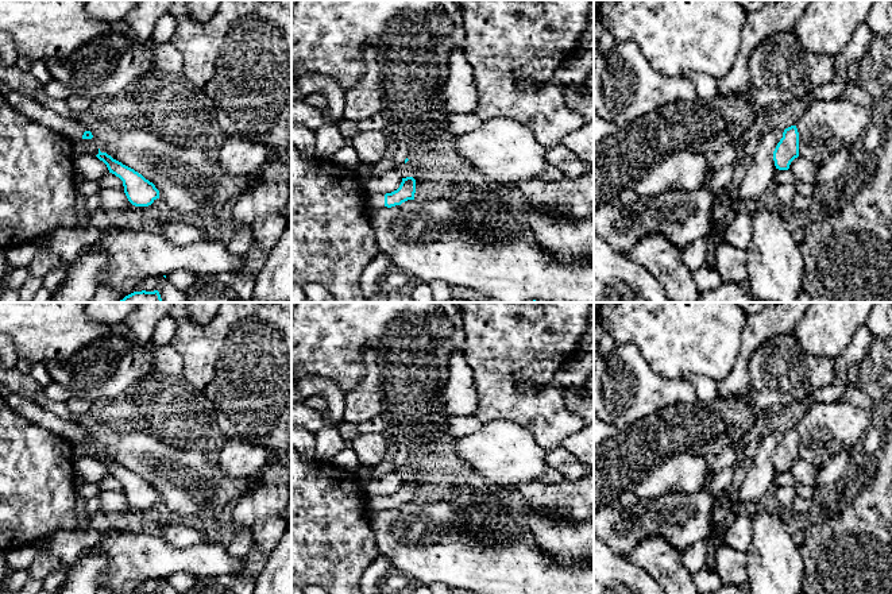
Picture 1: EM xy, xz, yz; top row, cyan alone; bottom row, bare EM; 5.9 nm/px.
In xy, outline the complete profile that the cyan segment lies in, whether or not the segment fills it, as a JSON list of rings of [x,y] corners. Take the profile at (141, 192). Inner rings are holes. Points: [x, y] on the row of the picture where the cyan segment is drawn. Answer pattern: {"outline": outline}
{"outline": [[[100,148],[96,157],[107,165],[109,173],[123,181],[124,193],[132,205],[148,207],[159,198],[159,190],[155,185],[134,169],[113,159],[107,153],[101,153]]]}

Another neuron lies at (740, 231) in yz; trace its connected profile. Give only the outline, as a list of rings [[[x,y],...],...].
[[[741,208],[725,230],[725,243],[746,251],[752,239],[753,225],[750,209]]]

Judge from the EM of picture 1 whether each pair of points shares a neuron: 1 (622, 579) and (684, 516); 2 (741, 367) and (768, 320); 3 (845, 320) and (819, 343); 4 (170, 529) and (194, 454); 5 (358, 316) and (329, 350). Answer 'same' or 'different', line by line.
1: different
2: same
3: same
4: different
5: same

